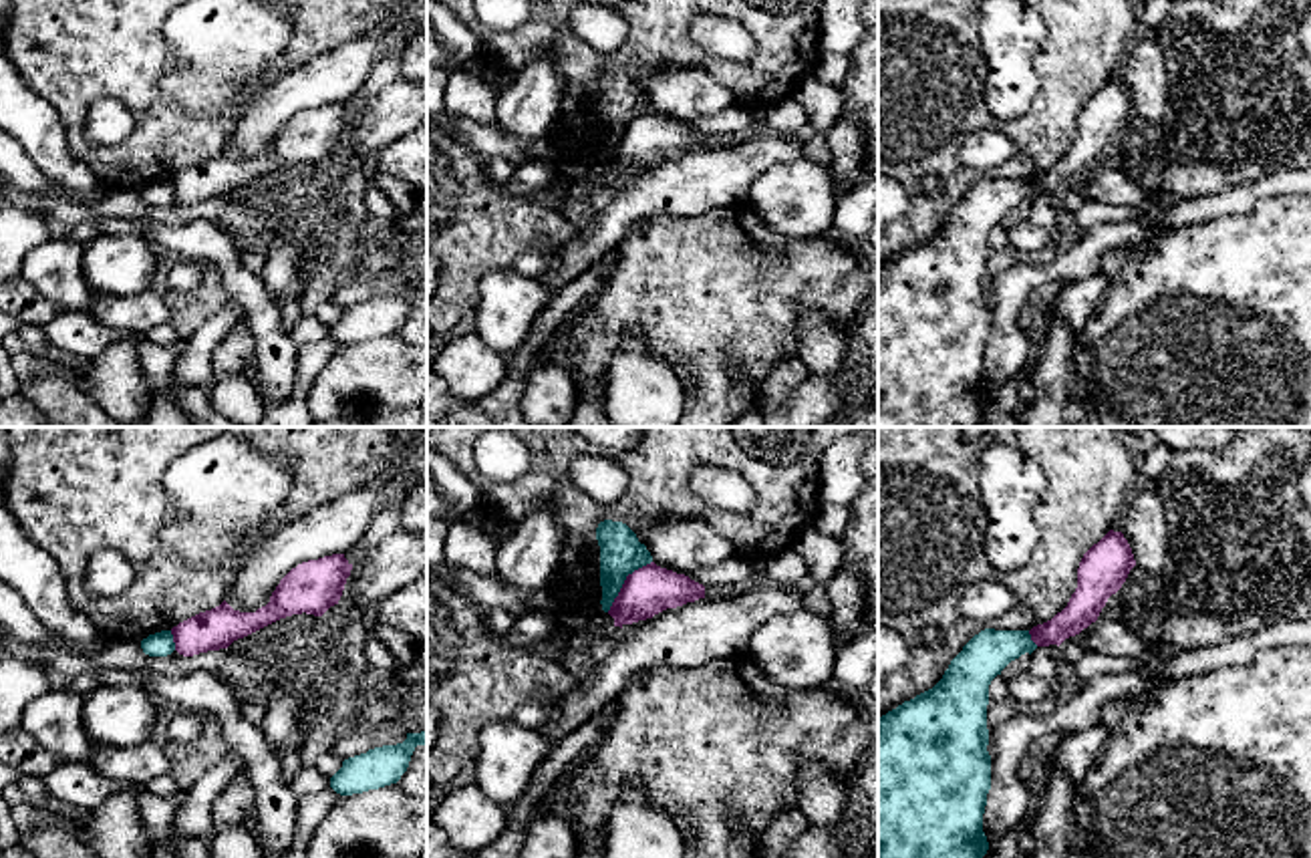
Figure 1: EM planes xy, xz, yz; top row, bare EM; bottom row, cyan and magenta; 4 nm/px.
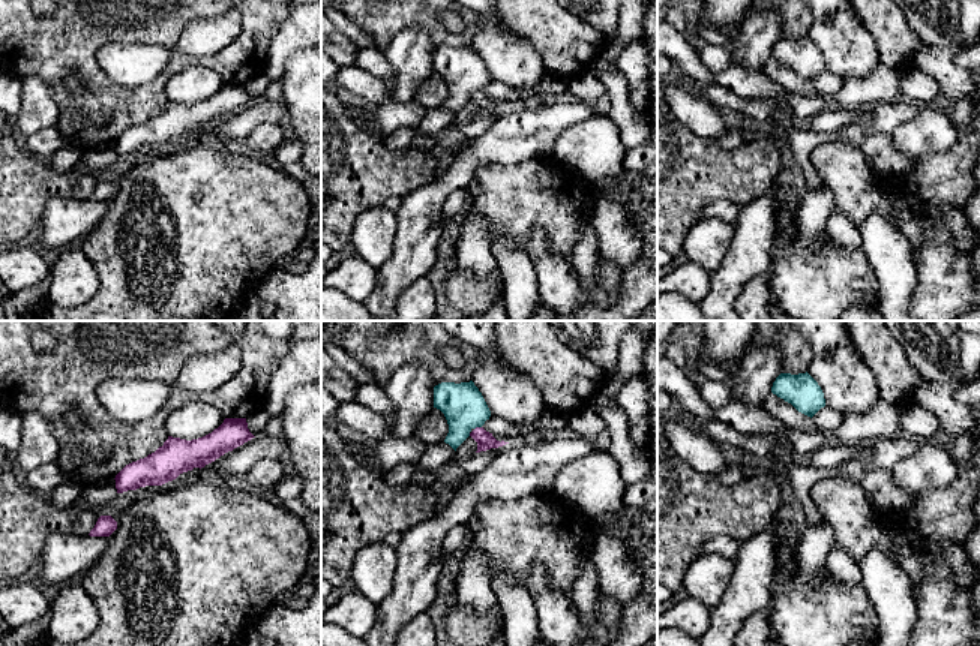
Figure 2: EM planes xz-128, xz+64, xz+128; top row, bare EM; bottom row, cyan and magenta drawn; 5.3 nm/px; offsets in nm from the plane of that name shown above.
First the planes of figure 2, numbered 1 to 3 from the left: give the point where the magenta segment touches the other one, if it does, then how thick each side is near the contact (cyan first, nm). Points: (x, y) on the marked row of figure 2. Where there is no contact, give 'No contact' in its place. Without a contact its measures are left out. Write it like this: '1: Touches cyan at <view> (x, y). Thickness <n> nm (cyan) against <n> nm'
1: No contact
2: Touches cyan at xz+64 (477, 426). Thickness 220 nm (cyan) against 100 nm
3: No contact

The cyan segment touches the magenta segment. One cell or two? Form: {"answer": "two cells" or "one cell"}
{"answer": "two cells"}

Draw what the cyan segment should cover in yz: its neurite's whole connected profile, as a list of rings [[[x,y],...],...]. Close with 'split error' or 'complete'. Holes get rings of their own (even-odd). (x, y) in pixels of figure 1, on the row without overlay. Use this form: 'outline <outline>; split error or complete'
outline [[[985,177],[932,238],[878,268],[878,427],[983,427],[989,234],[1011,209],[1035,197],[1029,179]]]; complete

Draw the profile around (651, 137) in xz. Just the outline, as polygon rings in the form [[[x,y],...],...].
[[[650,111],[626,125],[608,163],[622,177],[699,147],[705,147],[703,133]]]

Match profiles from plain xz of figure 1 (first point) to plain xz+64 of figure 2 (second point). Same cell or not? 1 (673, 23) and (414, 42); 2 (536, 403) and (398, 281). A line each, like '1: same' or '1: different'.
1: different
2: different

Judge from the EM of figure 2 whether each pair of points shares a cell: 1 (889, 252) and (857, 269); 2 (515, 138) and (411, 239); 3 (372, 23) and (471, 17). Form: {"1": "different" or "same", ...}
{"1": "different", "2": "same", "3": "same"}

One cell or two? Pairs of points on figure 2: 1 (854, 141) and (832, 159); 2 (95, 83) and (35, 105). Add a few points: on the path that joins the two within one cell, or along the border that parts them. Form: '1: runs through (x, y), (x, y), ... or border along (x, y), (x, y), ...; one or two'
1: border along (838, 141), (859, 150); two
2: border along (24, 77), (47, 84), (59, 107), (56, 126); two

